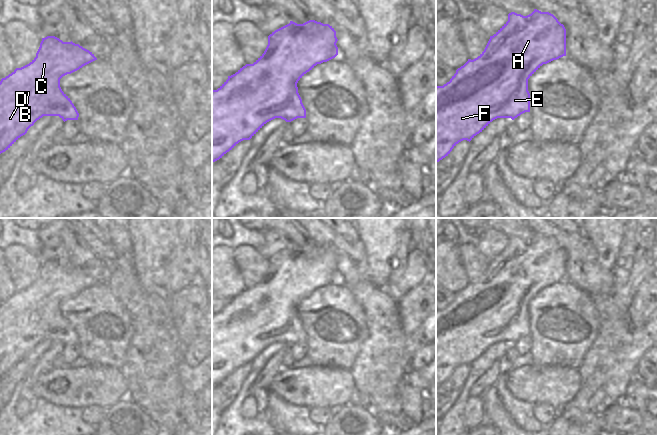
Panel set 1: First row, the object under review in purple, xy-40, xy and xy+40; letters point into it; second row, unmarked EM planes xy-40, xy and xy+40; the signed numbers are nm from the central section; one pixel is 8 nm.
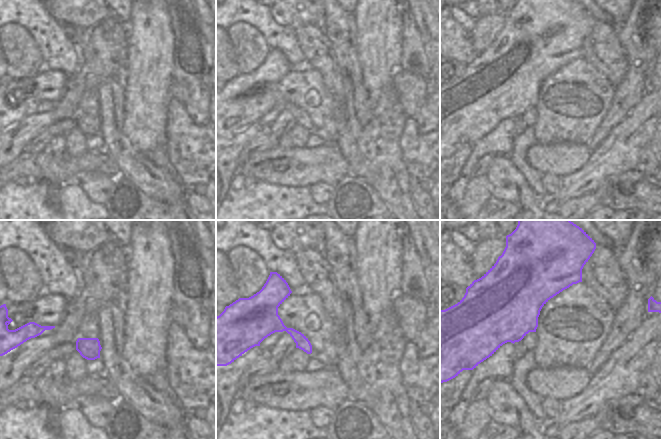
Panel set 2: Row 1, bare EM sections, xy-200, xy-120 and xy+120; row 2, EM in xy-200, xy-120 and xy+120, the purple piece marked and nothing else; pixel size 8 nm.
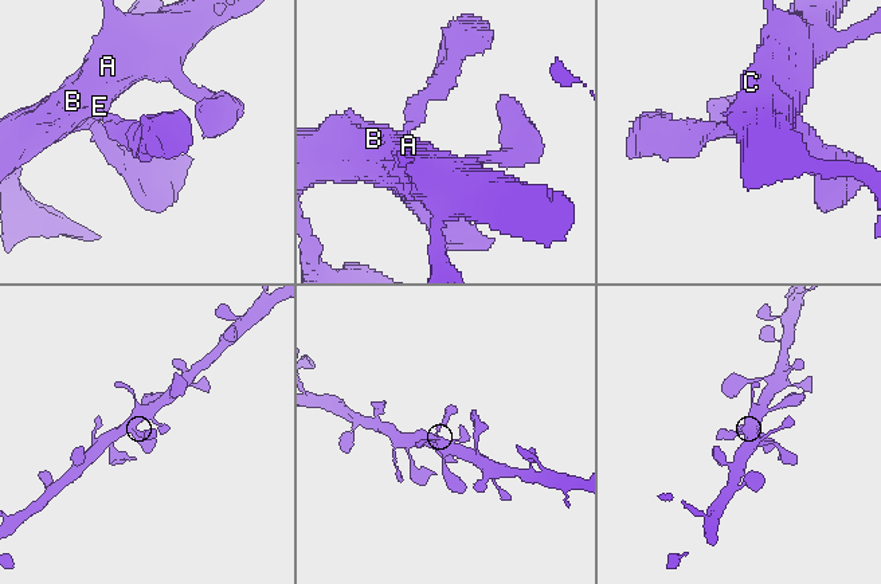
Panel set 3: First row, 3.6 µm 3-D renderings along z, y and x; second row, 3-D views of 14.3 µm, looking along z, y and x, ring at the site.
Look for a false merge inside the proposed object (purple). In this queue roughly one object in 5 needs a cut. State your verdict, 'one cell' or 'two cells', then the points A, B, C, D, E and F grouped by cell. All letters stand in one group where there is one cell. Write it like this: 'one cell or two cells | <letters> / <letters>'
one cell | A B C D E F

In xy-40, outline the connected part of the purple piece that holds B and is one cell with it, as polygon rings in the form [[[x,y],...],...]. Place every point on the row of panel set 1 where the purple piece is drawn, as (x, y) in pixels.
[[[55,36],[42,38],[36,57],[27,65],[16,68],[11,74],[0,81],[0,154],[8,150],[28,129],[43,116],[59,116],[64,122],[78,120],[79,113],[60,87],[60,79],[83,66],[97,60],[92,52],[79,44],[63,42]]]

